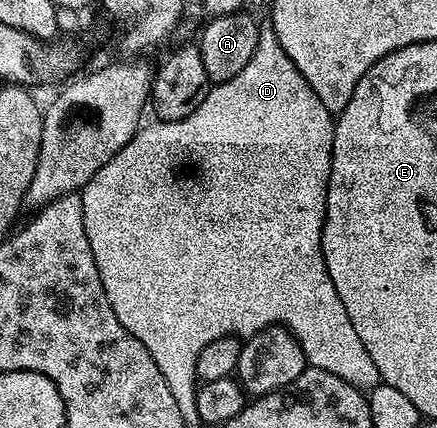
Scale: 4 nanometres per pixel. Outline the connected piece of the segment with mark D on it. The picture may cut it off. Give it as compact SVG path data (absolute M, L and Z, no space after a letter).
M271 27L261 28L258 47L254 55L250 55L250 63L246 63L246 67L242 67L234 79L213 84L206 99L202 99L202 103L198 103L198 108L186 115L186 119L156 119L153 122L153 125L145 124L137 129L130 143L126 143L126 147L122 147L122 151L118 151L118 155L106 163L106 167L93 175L79 196L86 223L86 239L90 239L90 251L94 251L94 263L98 267L106 299L110 299L110 307L114 307L118 323L122 323L122 327L126 327L126 331L130 331L130 335L134 335L134 339L138 339L138 343L150 351L150 359L158 363L158 371L162 371L170 387L170 395L174 395L174 403L178 403L178 407L185 411L195 410L198 388L195 364L203 348L220 337L253 337L267 325L283 325L290 330L300 342L311 368L330 371L361 391L371 391L381 384L378 367L374 367L374 359L370 359L366 347L362 347L362 339L358 339L358 331L354 331L354 323L350 323L350 315L346 315L346 307L342 307L342 299L338 299L338 291L334 291L334 283L326 271L320 250L332 166L334 115L322 107L322 99L314 95L314 87L310 87L310 83L302 79L302 71L290 63L290 55L282 51L278 35L274 35Z

